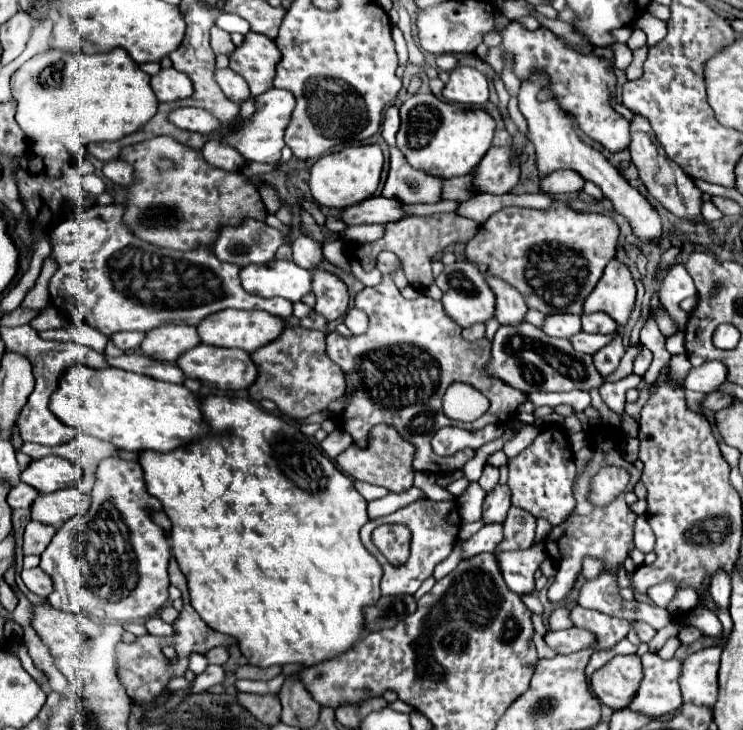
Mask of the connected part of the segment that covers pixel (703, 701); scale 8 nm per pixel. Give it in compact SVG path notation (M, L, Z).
M712 645L690 653L682 661L678 685L684 701L694 701L696 705L714 705L718 695L720 651L720 645Z

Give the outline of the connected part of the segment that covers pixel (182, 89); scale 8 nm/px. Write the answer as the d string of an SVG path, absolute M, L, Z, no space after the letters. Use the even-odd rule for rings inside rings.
M174 67L162 69L160 73L156 73L152 77L152 89L154 89L158 101L164 101L164 103L180 101L194 93L190 77L186 73L176 71Z

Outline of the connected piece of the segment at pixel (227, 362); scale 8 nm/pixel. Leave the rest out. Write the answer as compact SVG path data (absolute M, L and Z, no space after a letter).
M202 343L202 345L190 349L190 353L184 353L176 363L182 369L182 373L186 373L186 377L218 385L220 389L226 389L226 391L248 389L258 377L258 369L256 369L254 361L250 359L250 355L242 349L232 349L232 347L214 347L214 345Z

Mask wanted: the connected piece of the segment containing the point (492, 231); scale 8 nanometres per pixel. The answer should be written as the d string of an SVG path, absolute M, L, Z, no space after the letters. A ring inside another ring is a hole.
M558 201L546 211L504 207L470 239L466 255L482 269L516 287L530 309L578 313L616 253L618 225L602 214L572 211Z

